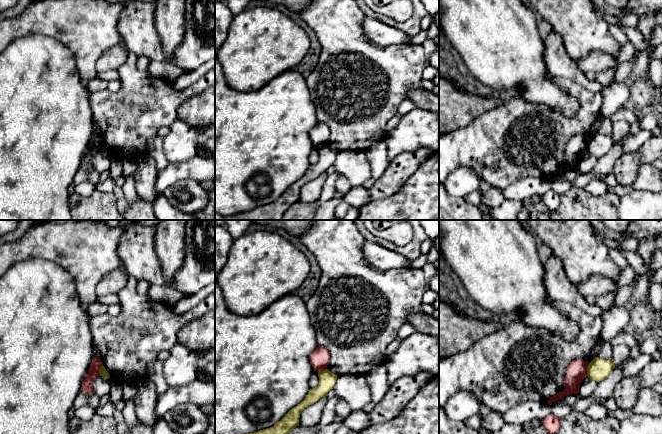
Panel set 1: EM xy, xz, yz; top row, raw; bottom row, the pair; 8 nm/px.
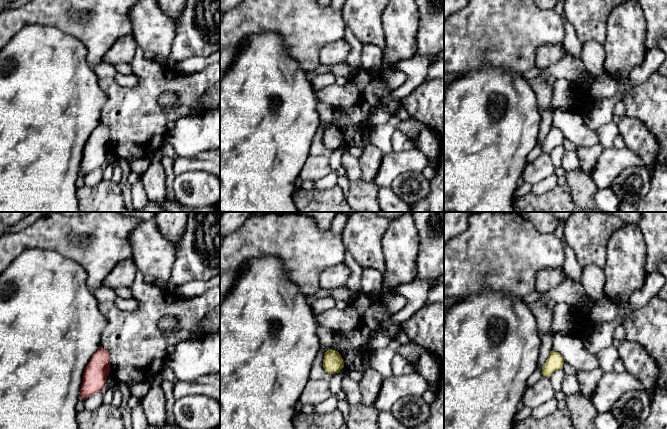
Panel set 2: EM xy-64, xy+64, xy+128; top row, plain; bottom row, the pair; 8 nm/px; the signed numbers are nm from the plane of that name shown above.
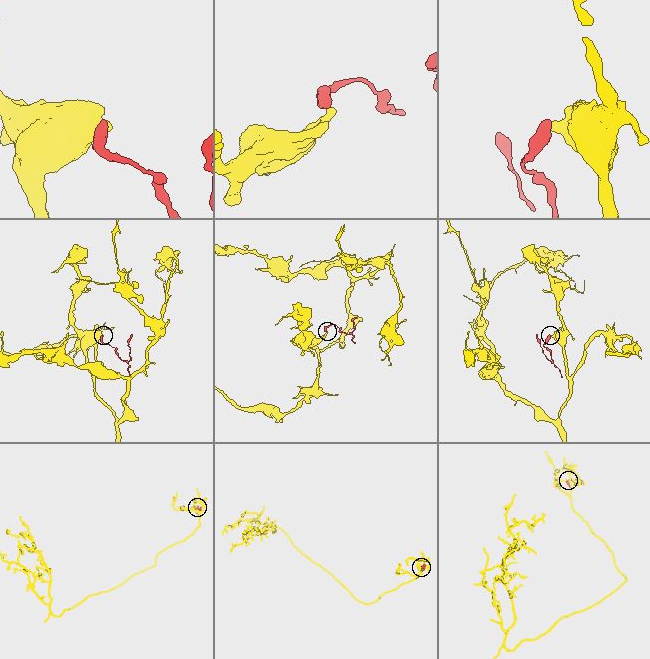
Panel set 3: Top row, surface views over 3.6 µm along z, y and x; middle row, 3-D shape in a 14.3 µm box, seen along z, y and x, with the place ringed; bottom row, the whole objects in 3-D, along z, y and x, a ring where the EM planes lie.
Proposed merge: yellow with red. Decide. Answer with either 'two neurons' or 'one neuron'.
two neurons

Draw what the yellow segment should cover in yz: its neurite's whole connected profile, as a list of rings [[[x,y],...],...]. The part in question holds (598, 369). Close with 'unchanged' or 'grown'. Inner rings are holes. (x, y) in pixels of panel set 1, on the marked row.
[[[595,357],[587,367],[587,376],[600,382],[607,378],[615,368],[613,360]]]; unchanged

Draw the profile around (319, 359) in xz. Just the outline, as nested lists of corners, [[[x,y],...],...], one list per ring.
[[[319,345],[309,356],[310,363],[314,371],[317,372],[327,369],[329,359],[330,359],[329,351],[326,348]]]

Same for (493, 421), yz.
[[[490,411],[482,420],[482,428],[491,433],[500,430],[504,424],[503,415],[495,411]]]

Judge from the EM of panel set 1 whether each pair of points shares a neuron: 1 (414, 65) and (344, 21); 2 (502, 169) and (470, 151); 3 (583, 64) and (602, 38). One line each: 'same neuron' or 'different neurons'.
1: same neuron
2: same neuron
3: different neurons

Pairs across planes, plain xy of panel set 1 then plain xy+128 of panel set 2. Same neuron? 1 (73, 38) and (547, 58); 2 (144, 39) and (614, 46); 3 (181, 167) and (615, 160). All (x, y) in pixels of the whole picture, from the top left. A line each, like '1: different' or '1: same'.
1: different
2: different
3: same

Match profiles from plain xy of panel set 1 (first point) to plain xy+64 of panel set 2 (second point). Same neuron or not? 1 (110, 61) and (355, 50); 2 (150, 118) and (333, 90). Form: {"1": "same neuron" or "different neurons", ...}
{"1": "different neurons", "2": "same neuron"}

